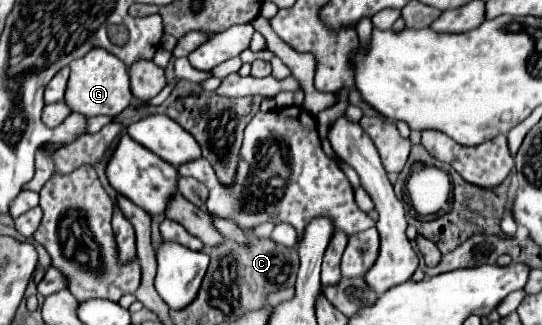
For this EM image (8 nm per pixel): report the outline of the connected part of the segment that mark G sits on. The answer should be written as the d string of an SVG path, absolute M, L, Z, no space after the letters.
M94 47L82 59L72 61L70 69L72 71L66 89L66 105L72 107L72 111L78 111L86 117L94 117L94 115L114 117L130 105L132 93L128 81L128 67L120 59L116 59L116 55L104 51L102 47Z

